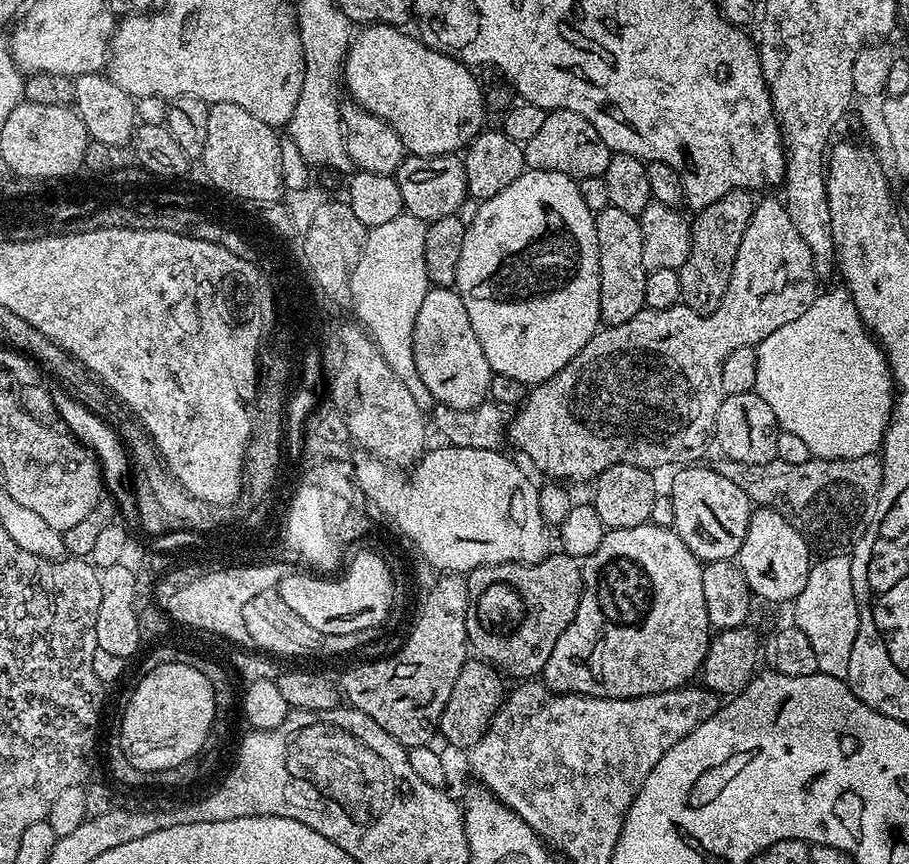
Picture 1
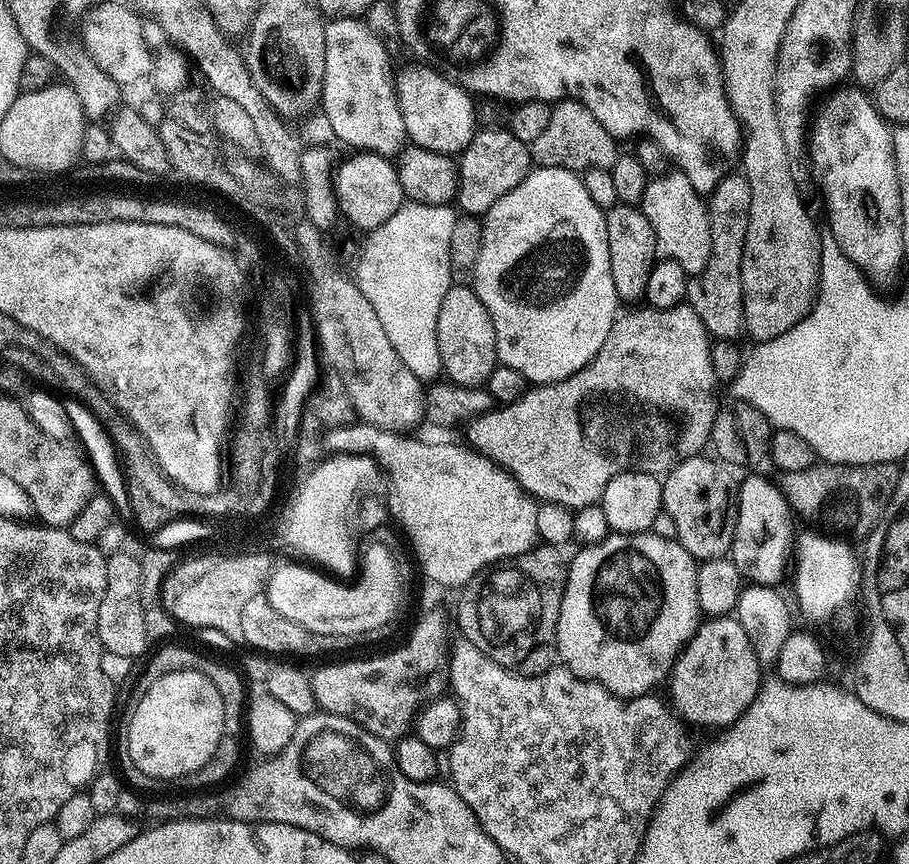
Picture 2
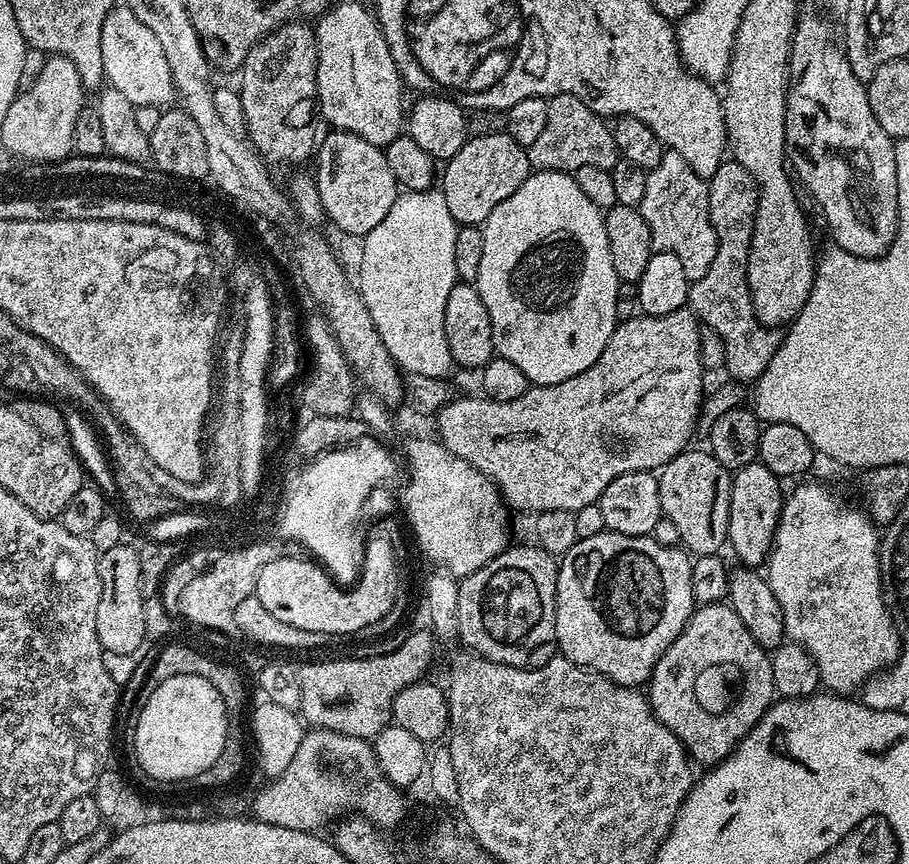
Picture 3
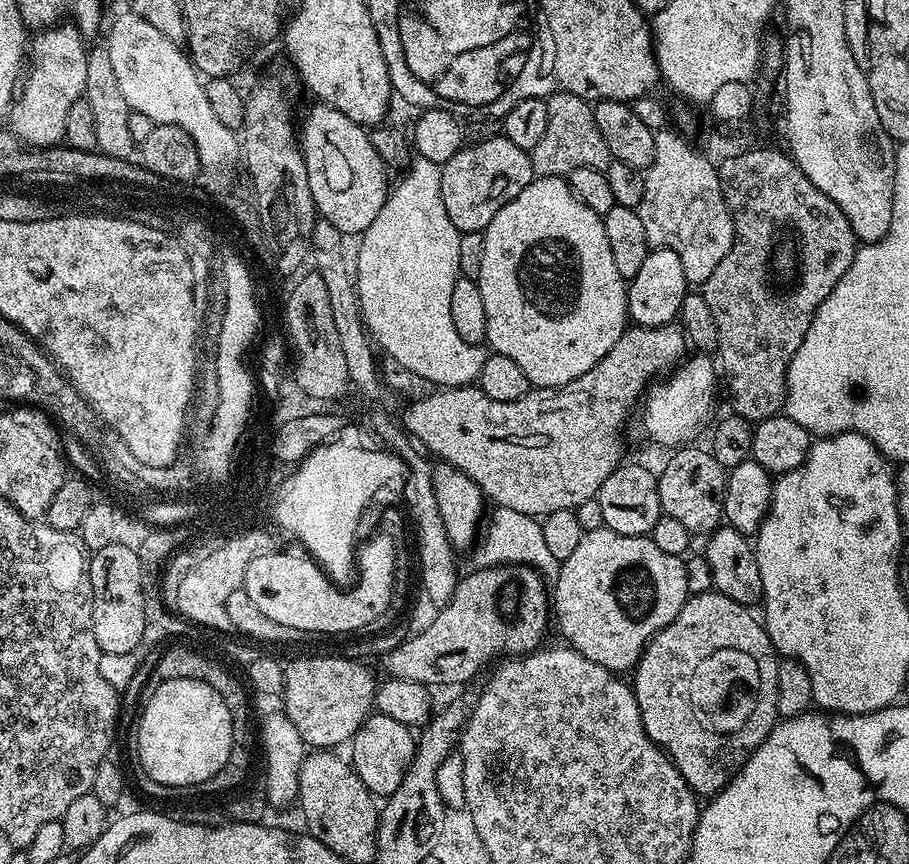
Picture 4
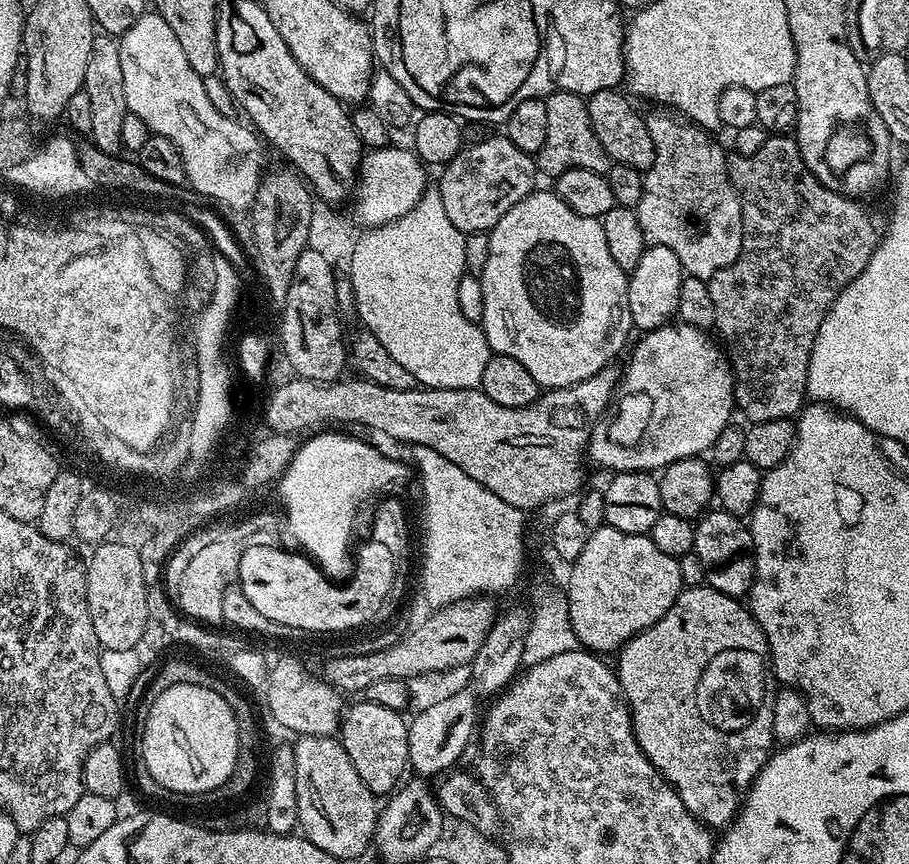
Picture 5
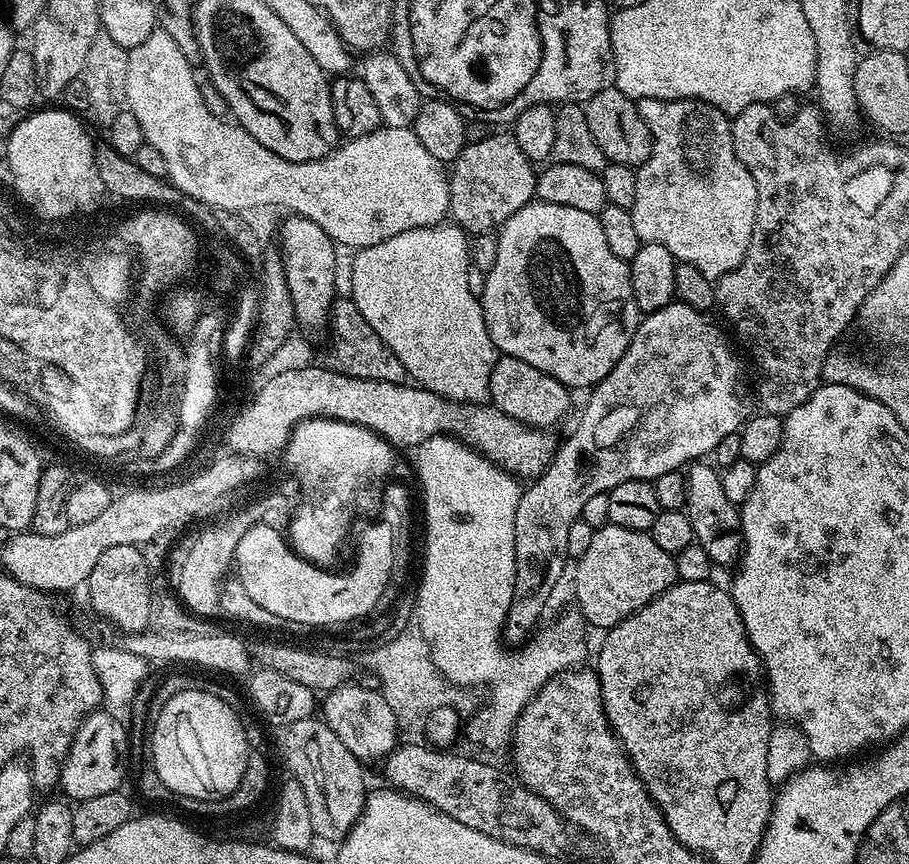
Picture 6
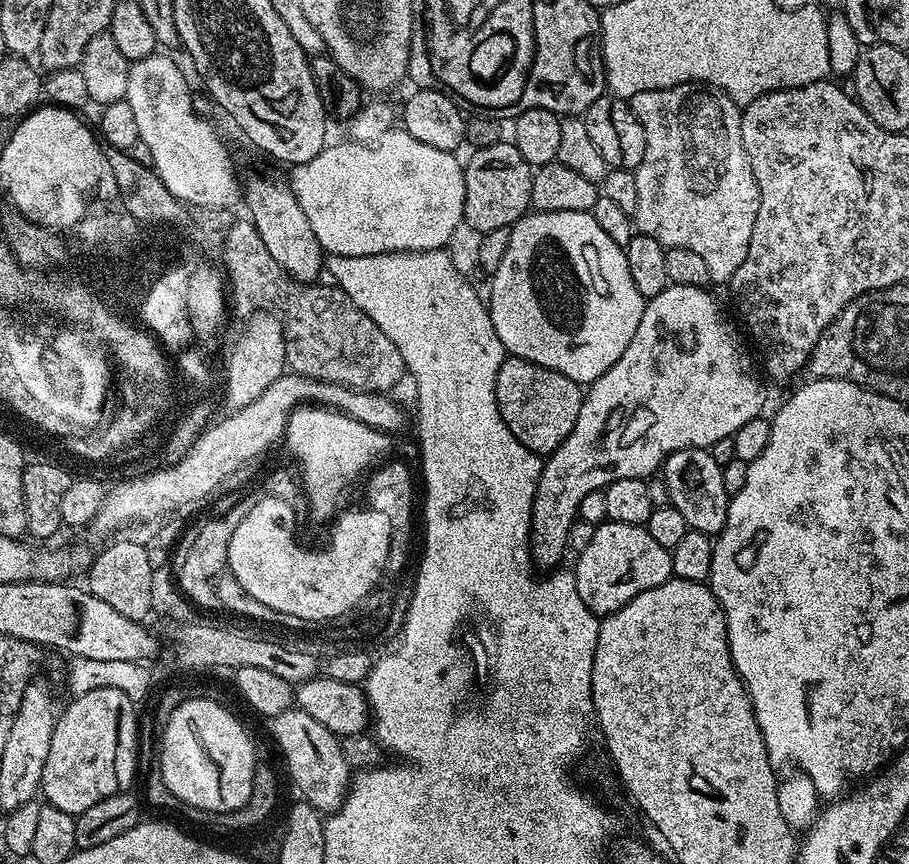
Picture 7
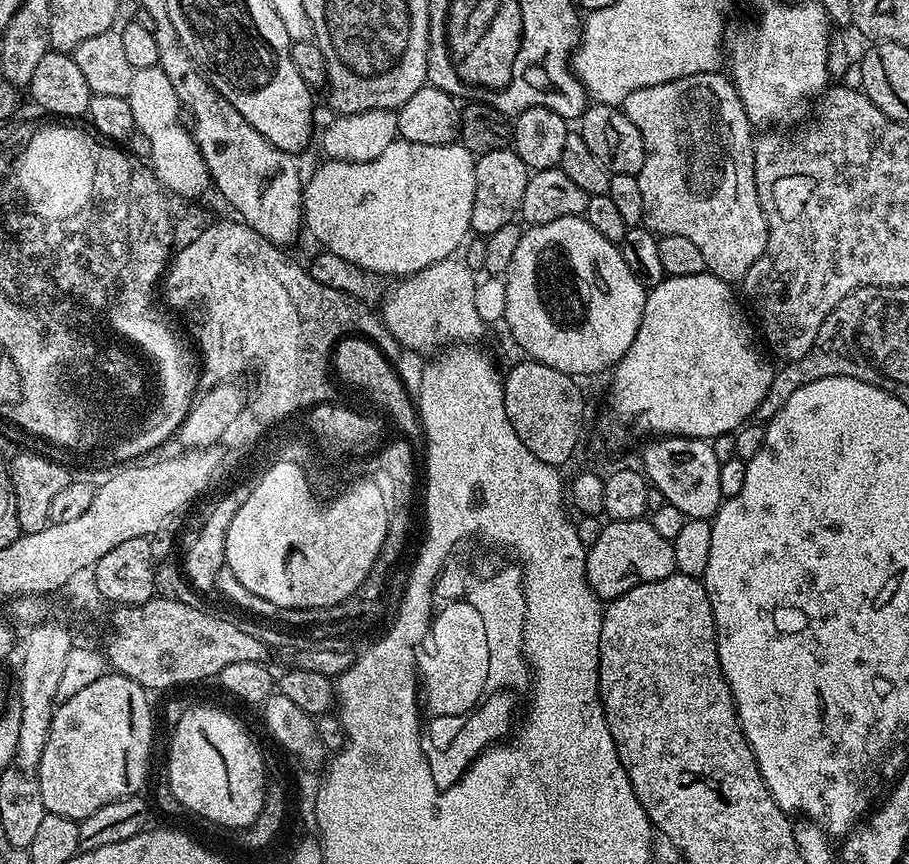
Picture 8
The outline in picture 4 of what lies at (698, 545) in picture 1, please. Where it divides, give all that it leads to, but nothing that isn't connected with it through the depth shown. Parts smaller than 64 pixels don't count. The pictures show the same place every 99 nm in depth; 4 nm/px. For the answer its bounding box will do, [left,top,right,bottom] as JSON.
[658,446,726,538]

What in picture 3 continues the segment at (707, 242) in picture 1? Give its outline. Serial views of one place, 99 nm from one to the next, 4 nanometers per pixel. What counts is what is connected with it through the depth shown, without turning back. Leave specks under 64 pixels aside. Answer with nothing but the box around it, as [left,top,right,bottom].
[687,158,781,385]

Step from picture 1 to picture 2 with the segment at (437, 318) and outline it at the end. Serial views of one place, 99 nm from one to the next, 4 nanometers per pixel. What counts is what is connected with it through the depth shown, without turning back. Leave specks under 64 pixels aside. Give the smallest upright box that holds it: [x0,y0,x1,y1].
[436,286,498,388]

